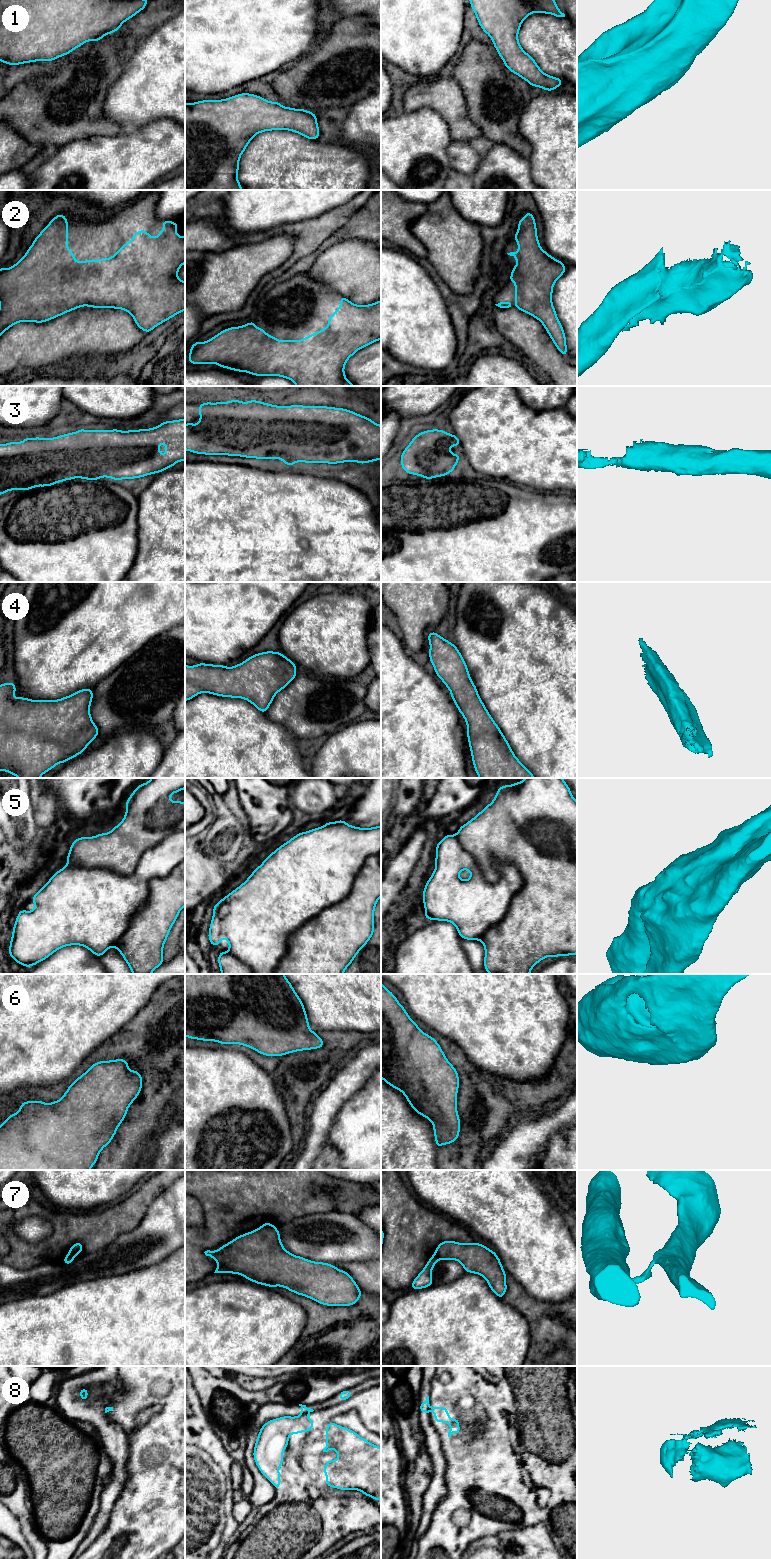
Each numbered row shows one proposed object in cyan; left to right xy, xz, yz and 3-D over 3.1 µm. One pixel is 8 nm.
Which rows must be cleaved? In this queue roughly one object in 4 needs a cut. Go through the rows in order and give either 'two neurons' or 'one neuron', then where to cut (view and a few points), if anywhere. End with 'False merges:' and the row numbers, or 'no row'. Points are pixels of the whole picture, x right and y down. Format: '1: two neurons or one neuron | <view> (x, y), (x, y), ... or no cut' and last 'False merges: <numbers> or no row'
1: one neuron | no cut
2: one neuron | no cut
3: one neuron | no cut
4: one neuron | no cut
5: two neurons | yz (455, 835), (490, 883), (497, 862), (522, 878), (481, 940)
6: one neuron | no cut
7: two neurons | xy (67, 1254), (74, 1256)
8: two neurons | xz (308, 1412), (301, 1414)
False merges: 5, 7, 8

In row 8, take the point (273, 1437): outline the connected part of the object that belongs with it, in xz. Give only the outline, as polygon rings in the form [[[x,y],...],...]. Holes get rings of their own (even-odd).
[[[309,1413],[300,1416],[283,1416],[266,1422],[259,1431],[253,1457],[260,1472],[280,1490],[280,1471],[283,1450],[288,1448],[289,1435],[310,1432],[316,1424],[309,1420]]]

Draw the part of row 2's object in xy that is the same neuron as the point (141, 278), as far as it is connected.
[[[60,213],[55,216],[34,239],[32,245],[26,251],[22,259],[10,268],[5,269],[0,267],[0,336],[16,323],[44,323],[83,306],[125,310],[132,315],[135,324],[147,334],[156,326],[183,312],[185,310],[185,281],[178,279],[178,271],[185,263],[185,236],[178,236],[176,234],[176,229],[180,226],[180,224],[171,220],[163,220],[162,225],[164,229],[159,232],[157,237],[151,237],[147,230],[138,230],[132,236],[132,241],[126,242],[111,258],[100,258],[98,260],[85,260],[77,262],[75,260],[74,253],[68,249],[68,219],[64,217],[64,213]]]

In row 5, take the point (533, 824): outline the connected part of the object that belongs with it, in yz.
[[[525,778],[513,785],[500,786],[495,798],[474,818],[460,826],[457,834],[462,848],[466,850],[479,866],[485,880],[495,884],[500,879],[497,862],[513,863],[523,879],[523,887],[513,896],[509,909],[504,918],[490,927],[483,935],[481,942],[485,949],[484,968],[489,974],[530,974],[532,968],[541,960],[553,956],[570,956],[577,954],[577,801],[563,778]]]

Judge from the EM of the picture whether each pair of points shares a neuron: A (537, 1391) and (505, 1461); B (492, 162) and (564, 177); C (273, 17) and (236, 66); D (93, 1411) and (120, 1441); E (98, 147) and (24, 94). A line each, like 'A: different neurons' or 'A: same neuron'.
A: same neuron
B: different neurons
C: same neuron
D: same neuron
E: different neurons

